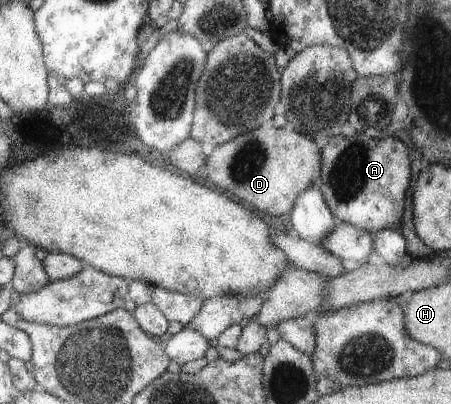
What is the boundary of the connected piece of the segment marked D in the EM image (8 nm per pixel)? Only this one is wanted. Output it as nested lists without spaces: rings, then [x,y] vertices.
[[[262,124],[256,130],[237,134],[213,148],[187,136],[161,156],[168,156],[170,164],[184,174],[194,174],[202,166],[202,178],[220,192],[232,192],[234,198],[264,214],[285,217],[293,207],[296,195],[314,179],[318,180],[319,151],[309,136]]]

